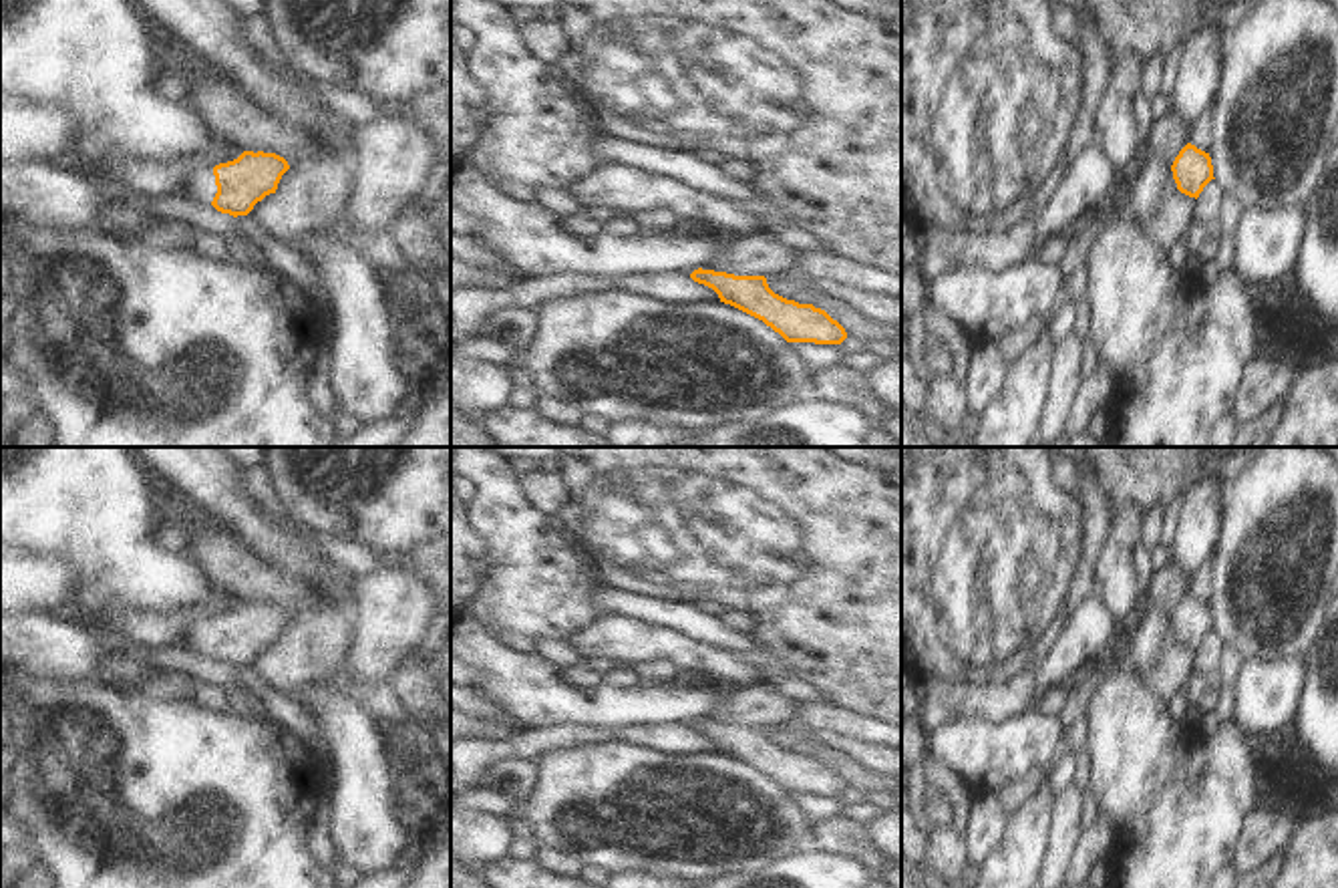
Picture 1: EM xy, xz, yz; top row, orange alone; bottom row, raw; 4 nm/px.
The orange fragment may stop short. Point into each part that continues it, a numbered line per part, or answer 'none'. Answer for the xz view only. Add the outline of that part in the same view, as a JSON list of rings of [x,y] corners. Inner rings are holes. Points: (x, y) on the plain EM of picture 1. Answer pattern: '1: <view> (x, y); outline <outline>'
none

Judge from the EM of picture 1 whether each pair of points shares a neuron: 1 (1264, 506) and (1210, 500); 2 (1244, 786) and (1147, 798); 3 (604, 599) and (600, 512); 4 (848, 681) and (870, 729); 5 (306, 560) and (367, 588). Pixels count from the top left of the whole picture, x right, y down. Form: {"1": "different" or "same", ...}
{"1": "different", "2": "same", "3": "different", "4": "different", "5": "different"}

